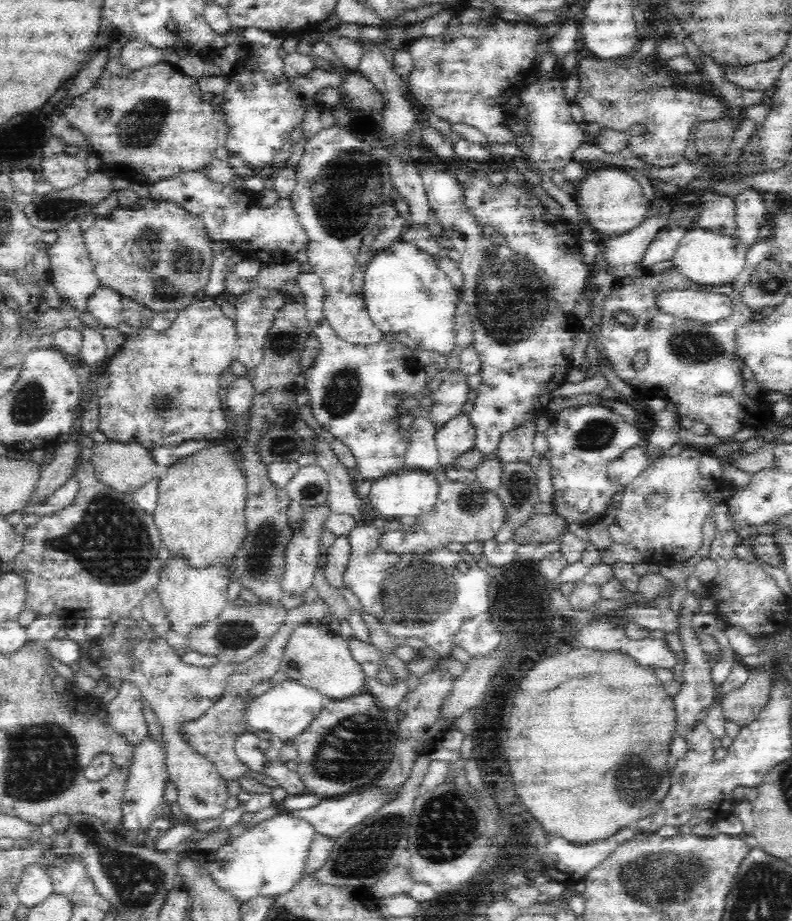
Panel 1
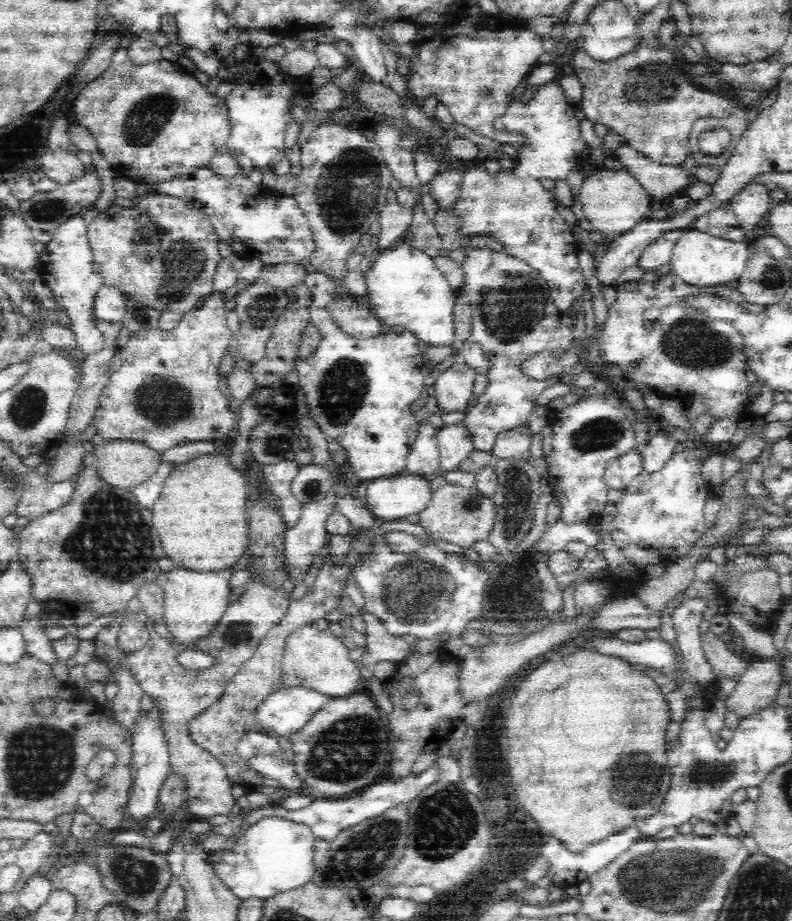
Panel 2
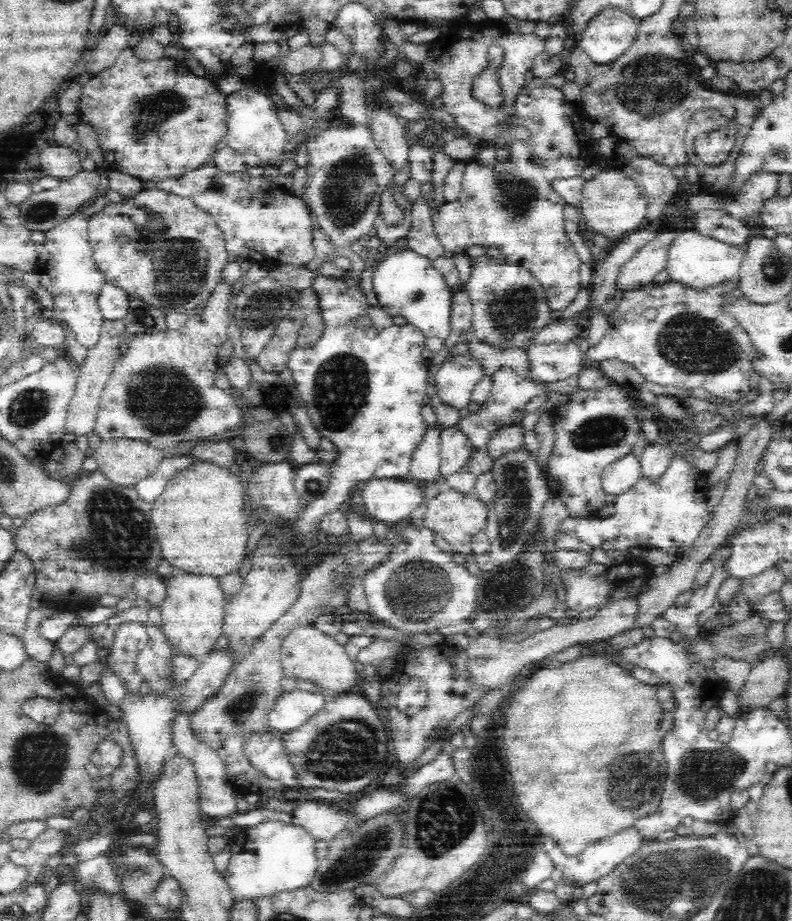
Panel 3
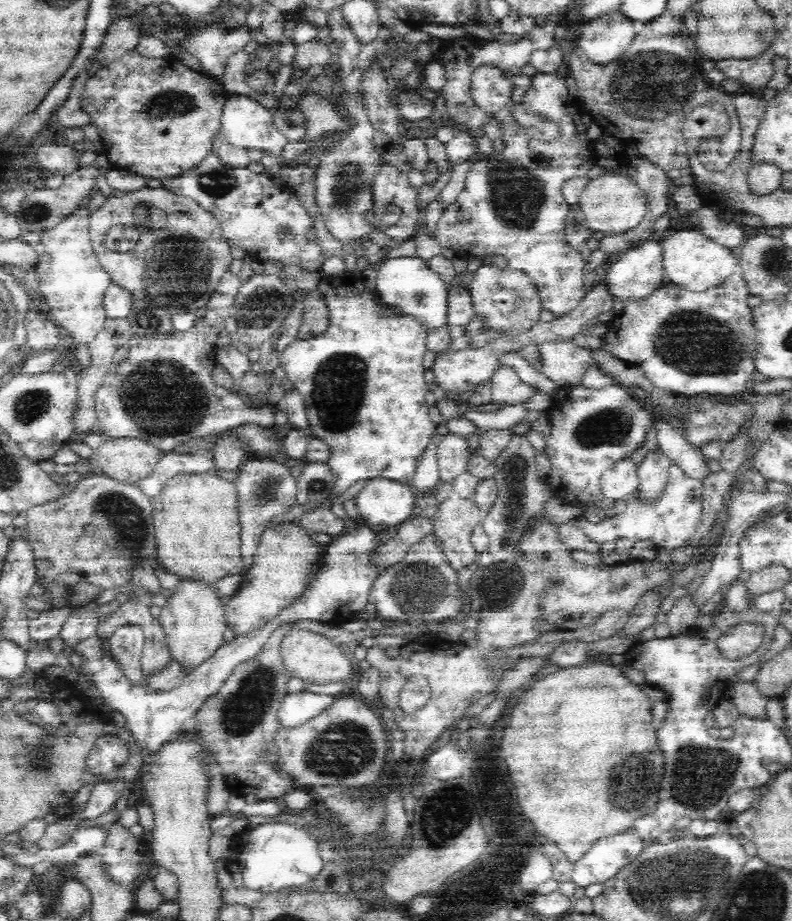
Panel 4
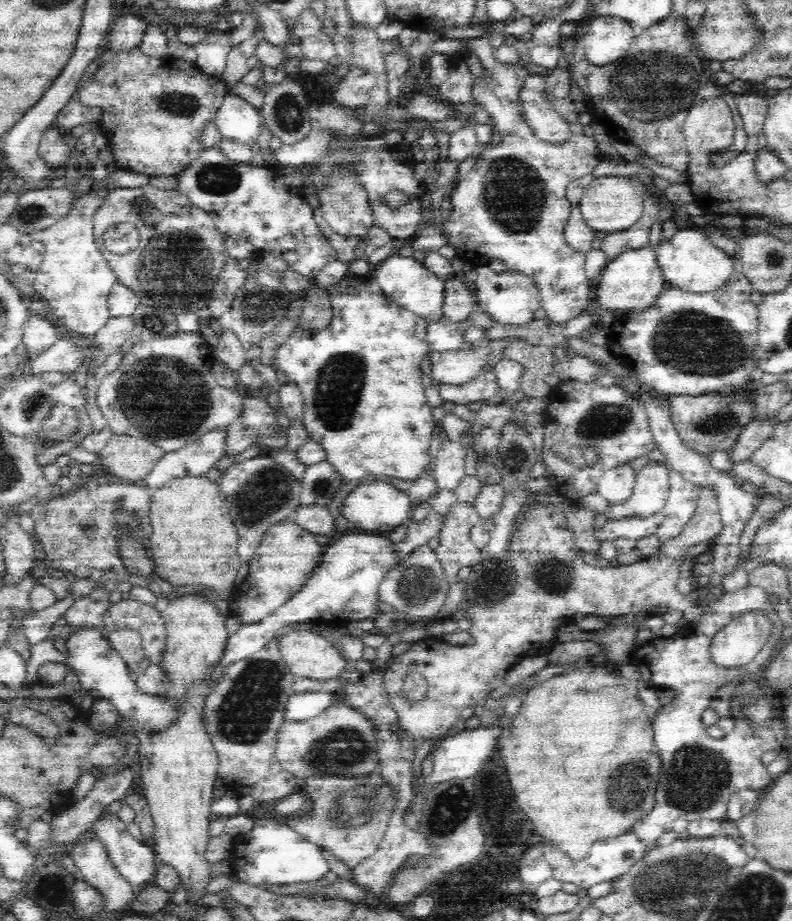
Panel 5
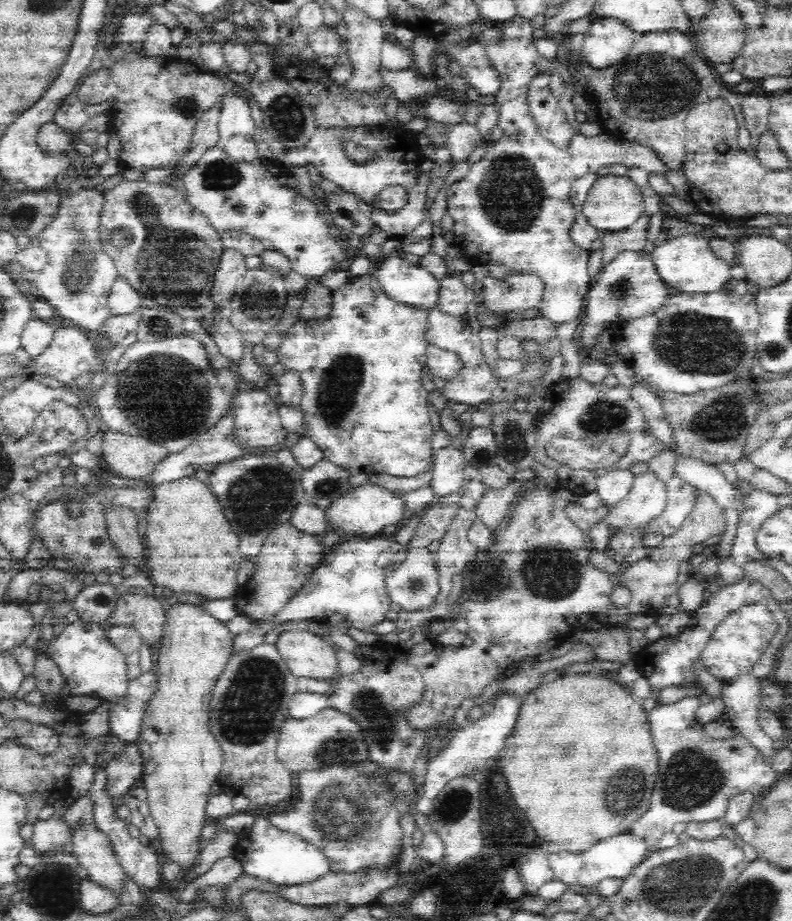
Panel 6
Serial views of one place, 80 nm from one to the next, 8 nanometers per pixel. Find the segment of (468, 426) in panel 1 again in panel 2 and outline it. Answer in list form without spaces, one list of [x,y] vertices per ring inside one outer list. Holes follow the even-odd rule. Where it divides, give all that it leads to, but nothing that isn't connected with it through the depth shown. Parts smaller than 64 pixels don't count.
[[[462,422],[445,424],[438,432],[439,472],[446,474],[459,469],[462,460],[473,452],[473,438]]]

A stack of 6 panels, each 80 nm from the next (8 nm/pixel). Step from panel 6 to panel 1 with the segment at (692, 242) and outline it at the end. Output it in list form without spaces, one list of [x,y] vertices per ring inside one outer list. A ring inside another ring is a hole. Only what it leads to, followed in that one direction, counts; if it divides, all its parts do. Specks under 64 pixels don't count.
[[[693,226],[682,237],[672,260],[673,266],[690,282],[718,285],[731,283],[738,276],[744,266],[746,252],[746,247],[734,236]]]

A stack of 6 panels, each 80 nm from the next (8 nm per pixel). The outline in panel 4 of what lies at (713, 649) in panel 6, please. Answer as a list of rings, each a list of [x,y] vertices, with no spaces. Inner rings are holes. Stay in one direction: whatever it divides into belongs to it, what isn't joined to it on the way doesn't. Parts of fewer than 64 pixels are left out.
[[[738,623],[717,640],[719,652],[730,660],[750,656],[762,642],[764,629],[760,623]]]

